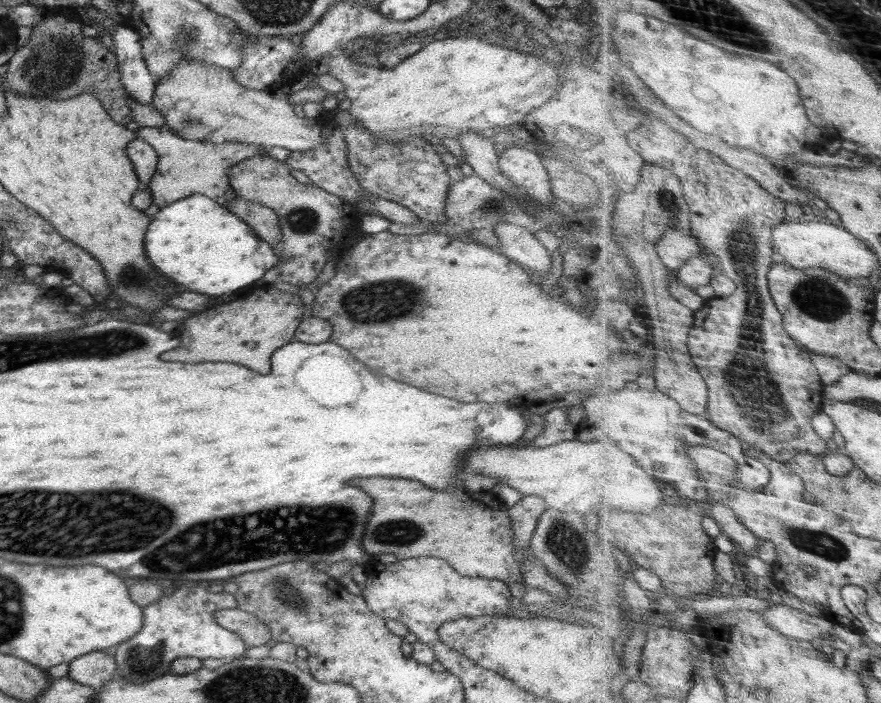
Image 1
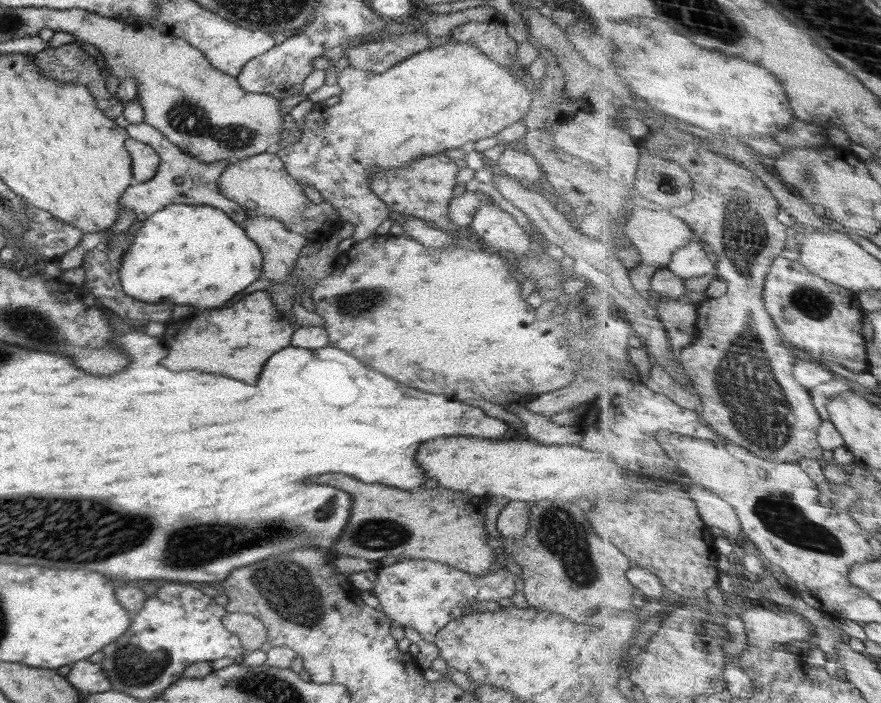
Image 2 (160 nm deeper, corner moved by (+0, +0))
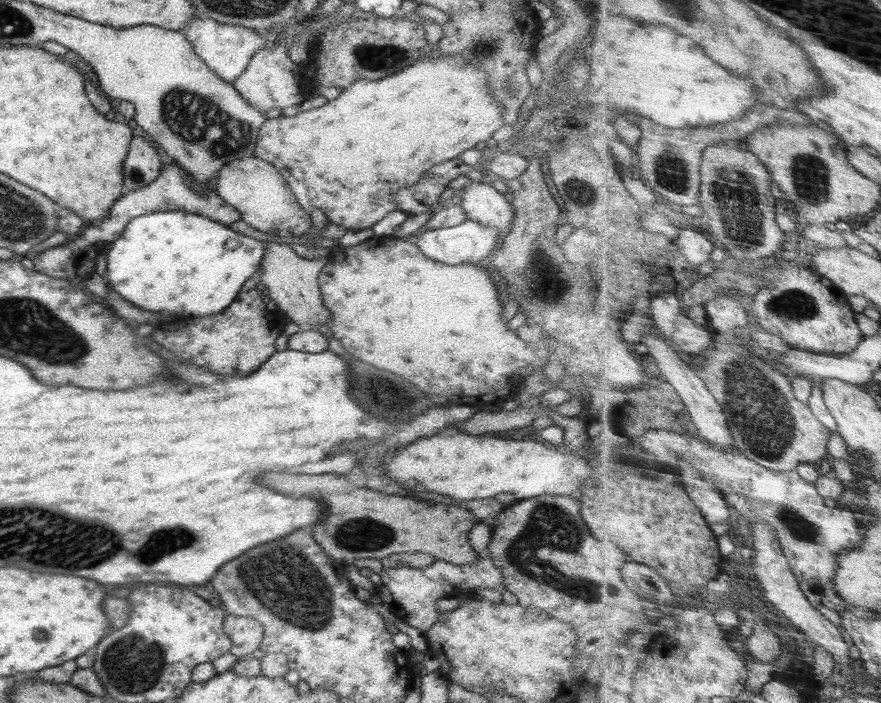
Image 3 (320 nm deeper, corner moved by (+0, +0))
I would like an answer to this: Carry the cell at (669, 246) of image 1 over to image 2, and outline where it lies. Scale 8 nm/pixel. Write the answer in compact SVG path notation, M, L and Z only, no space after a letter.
M643 202L635 205L623 230L633 242L634 252L638 258L638 264L631 265L631 280L643 293L652 286L653 278L658 272L669 268L674 254L680 248L684 248L698 239L692 225L688 224L686 220L676 216L673 212L660 210L658 207Z

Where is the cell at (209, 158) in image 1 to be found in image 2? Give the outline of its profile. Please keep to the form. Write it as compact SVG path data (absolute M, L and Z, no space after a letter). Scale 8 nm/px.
M145 122L130 123L126 128L130 138L151 146L158 154L160 162L156 174L146 182L130 185L120 197L119 204L125 210L131 210L136 215L135 220L144 221L151 214L157 213L170 204L207 204L226 213L243 229L247 227L247 214L233 200L226 198L219 191L219 178L222 171L230 164L228 160L202 162L196 156L182 152L178 146L170 142L158 129Z

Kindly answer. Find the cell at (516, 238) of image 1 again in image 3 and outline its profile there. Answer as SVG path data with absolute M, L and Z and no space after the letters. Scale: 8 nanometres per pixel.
M472 181L458 195L462 198L460 206L466 211L468 219L474 219L475 221L481 222L484 226L498 229L500 238L511 230L515 220L513 206L491 184L482 183L482 181Z

